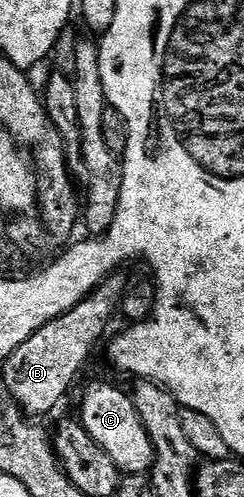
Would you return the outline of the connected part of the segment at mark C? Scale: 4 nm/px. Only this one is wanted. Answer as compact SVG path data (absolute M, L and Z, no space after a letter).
M94 382L82 394L82 427L118 466L123 475L146 474L154 465L154 445L140 420L134 399L106 382Z

